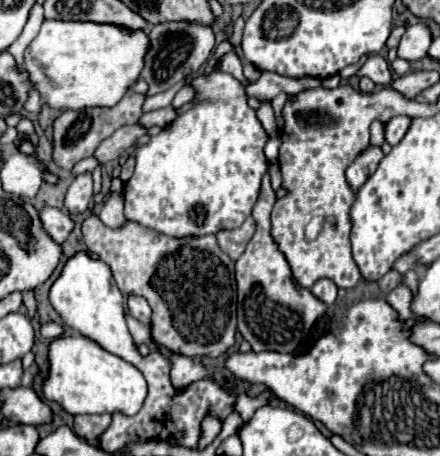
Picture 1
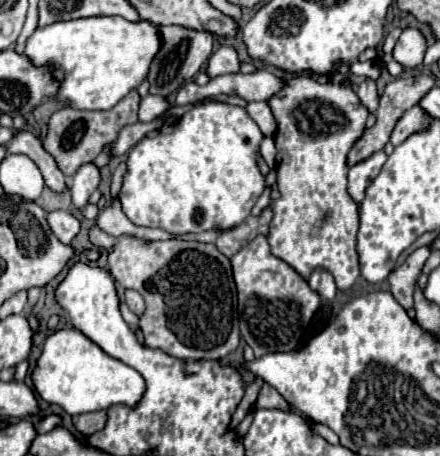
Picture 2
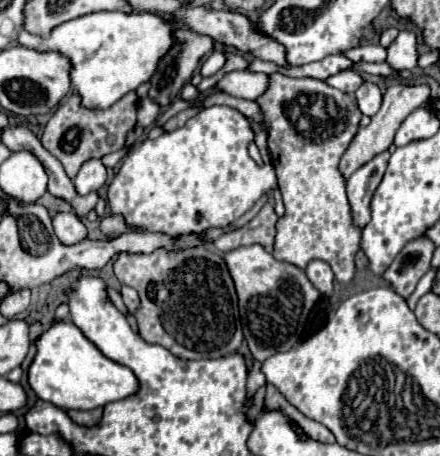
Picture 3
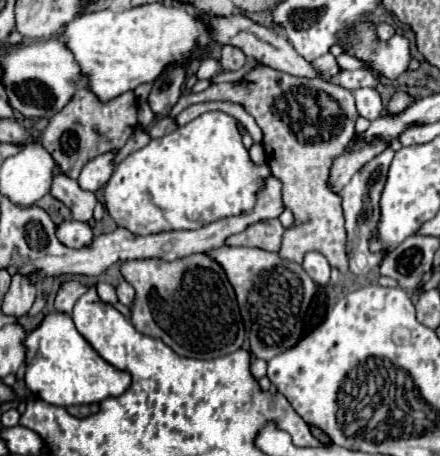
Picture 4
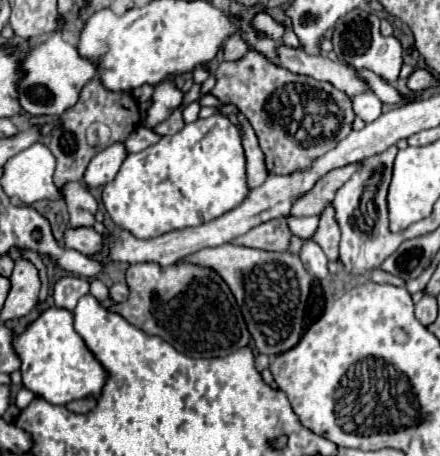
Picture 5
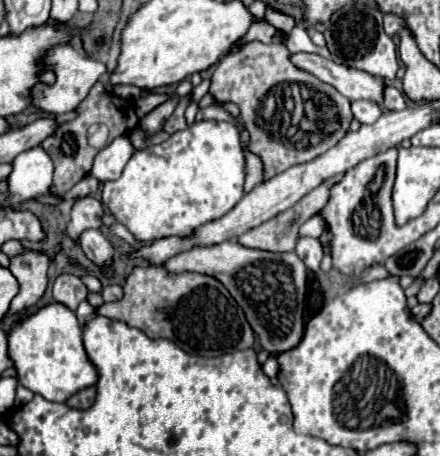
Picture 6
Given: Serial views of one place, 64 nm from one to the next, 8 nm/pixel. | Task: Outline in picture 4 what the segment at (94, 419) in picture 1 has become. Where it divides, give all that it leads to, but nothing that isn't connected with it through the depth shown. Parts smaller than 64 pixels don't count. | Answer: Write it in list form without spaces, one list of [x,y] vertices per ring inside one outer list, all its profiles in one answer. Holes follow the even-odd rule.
[[[82,404],[82,406],[68,406],[66,408],[72,416],[78,416],[78,418],[86,418],[90,414],[96,414],[98,412],[98,404]]]

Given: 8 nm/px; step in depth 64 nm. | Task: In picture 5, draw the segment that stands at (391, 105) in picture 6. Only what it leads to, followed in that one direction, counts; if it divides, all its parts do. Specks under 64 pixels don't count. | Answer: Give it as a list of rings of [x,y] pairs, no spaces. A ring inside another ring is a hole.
[[[358,70],[358,74],[366,80],[366,84],[370,86],[370,90],[380,98],[380,102],[382,104],[402,104],[402,96],[400,96],[400,92],[392,86],[392,84],[388,84],[386,80],[382,80],[380,76],[376,76],[376,74],[372,74],[370,70]]]

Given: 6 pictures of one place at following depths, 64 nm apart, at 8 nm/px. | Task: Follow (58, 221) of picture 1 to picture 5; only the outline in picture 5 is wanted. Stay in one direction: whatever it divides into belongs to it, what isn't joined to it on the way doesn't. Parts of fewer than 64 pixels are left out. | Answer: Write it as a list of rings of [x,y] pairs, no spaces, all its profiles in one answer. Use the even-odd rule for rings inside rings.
[[[68,228],[64,234],[64,244],[68,248],[84,252],[86,256],[96,256],[96,252],[100,252],[100,240],[104,238],[94,228]]]

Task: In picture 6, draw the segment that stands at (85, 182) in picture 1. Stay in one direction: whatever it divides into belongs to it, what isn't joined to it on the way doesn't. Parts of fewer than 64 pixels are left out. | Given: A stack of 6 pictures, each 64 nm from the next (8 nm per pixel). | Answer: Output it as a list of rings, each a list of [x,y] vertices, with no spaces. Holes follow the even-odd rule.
[[[118,136],[106,148],[102,148],[98,152],[90,174],[96,176],[100,182],[114,180],[120,176],[120,172],[124,170],[124,164],[130,160],[132,154],[134,154],[134,146],[132,146],[130,138]]]

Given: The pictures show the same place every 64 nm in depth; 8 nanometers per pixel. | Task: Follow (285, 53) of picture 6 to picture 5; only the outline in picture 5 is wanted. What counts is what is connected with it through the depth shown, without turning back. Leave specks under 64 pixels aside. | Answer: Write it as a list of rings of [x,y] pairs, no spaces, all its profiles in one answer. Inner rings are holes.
[[[252,48],[240,60],[224,60],[214,76],[216,86],[212,88],[212,94],[222,102],[238,106],[248,118],[266,156],[266,168],[270,174],[290,174],[296,168],[308,168],[312,160],[332,150],[352,130],[354,110],[344,92],[328,82],[296,76],[294,72],[288,72],[288,68],[272,64],[268,56],[252,52]],[[332,112],[336,112],[340,128],[316,128],[316,120]]]

